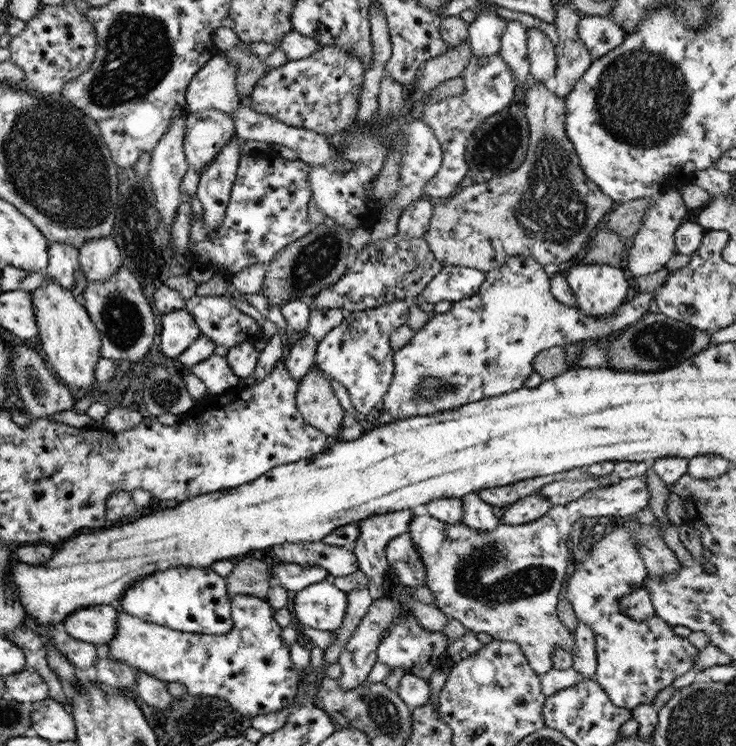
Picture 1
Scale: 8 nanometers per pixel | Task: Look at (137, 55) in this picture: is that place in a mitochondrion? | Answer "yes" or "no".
yes

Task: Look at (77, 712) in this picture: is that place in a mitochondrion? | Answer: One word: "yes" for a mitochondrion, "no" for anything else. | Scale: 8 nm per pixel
no

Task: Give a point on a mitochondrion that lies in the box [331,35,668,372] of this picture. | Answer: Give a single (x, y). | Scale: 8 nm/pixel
(553, 209)

